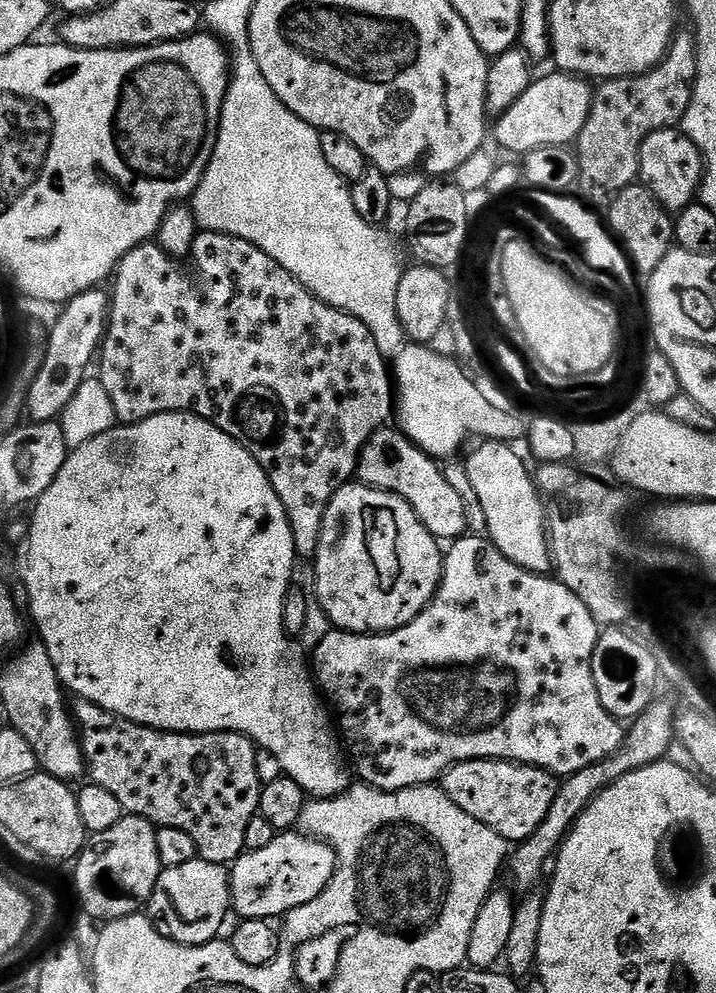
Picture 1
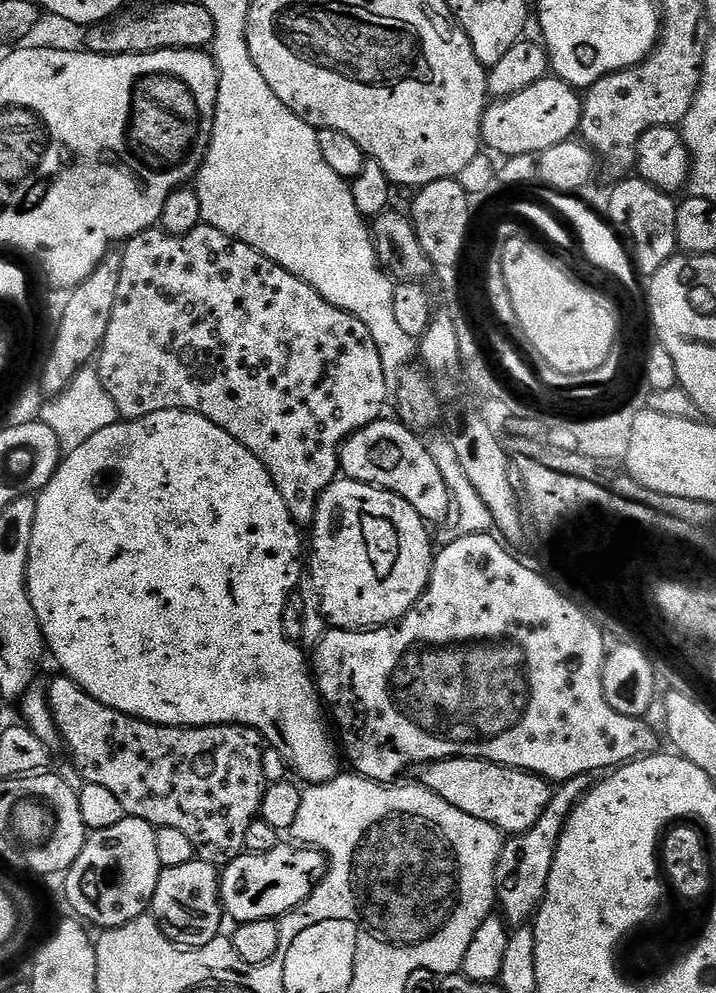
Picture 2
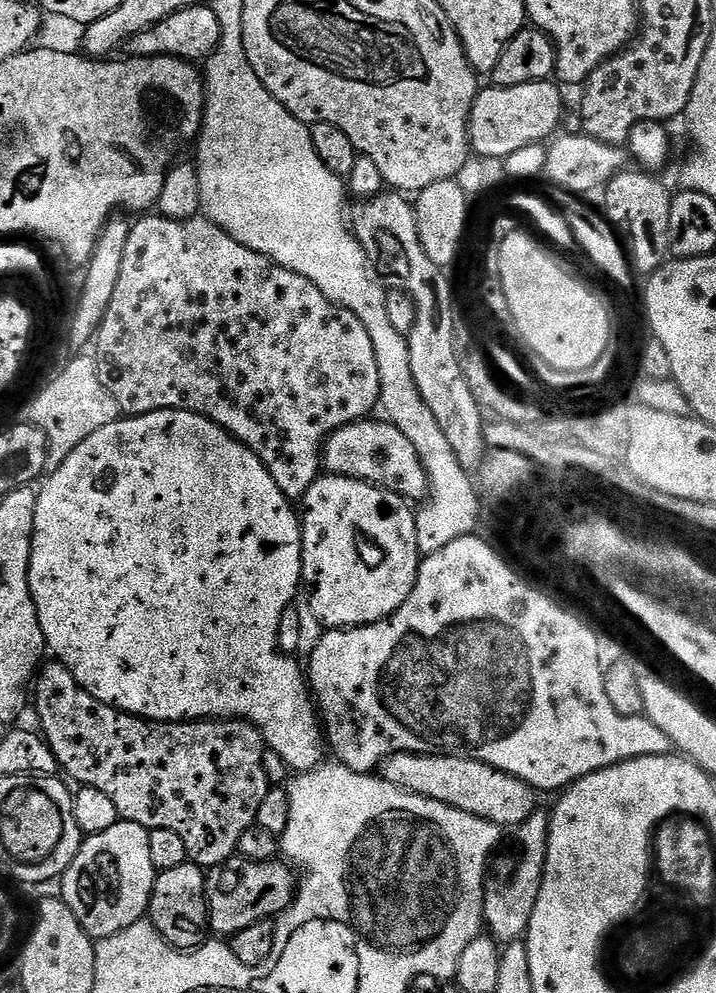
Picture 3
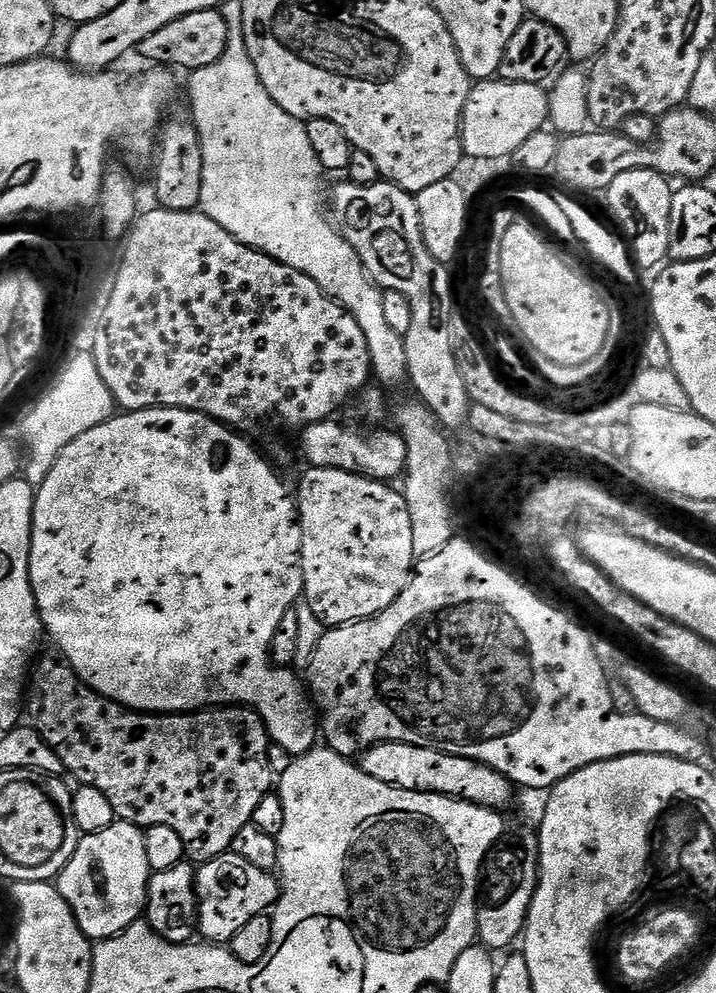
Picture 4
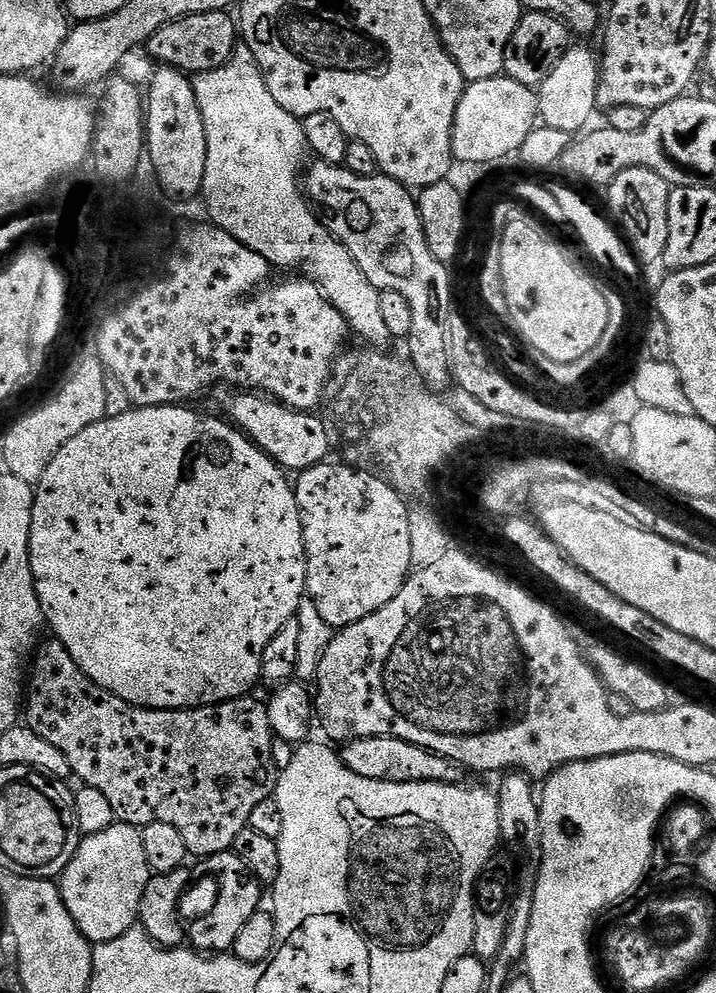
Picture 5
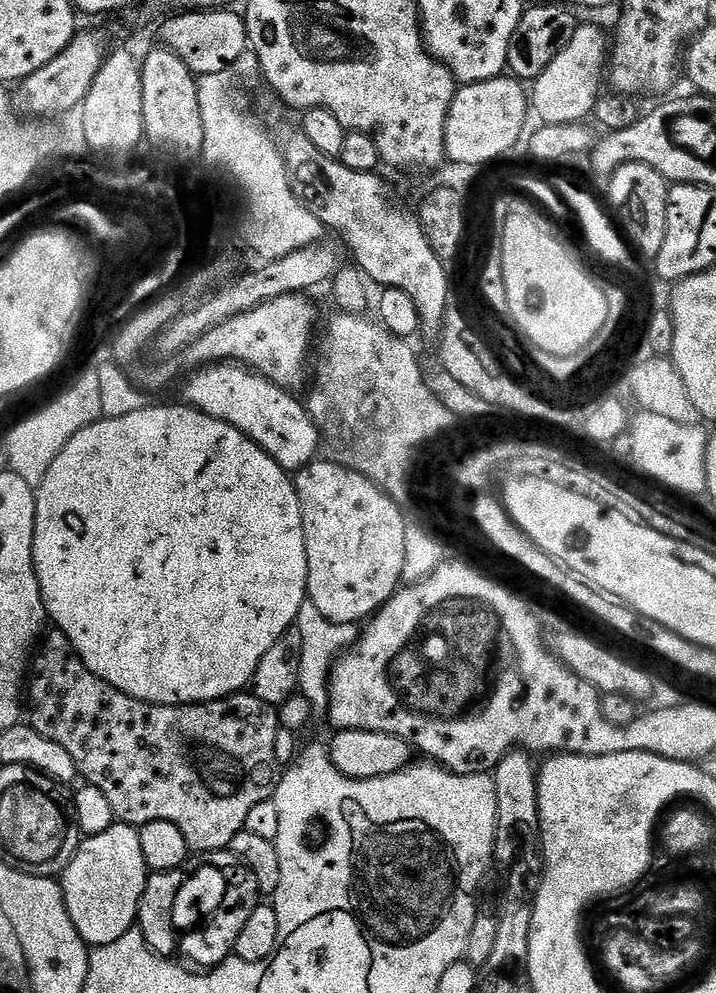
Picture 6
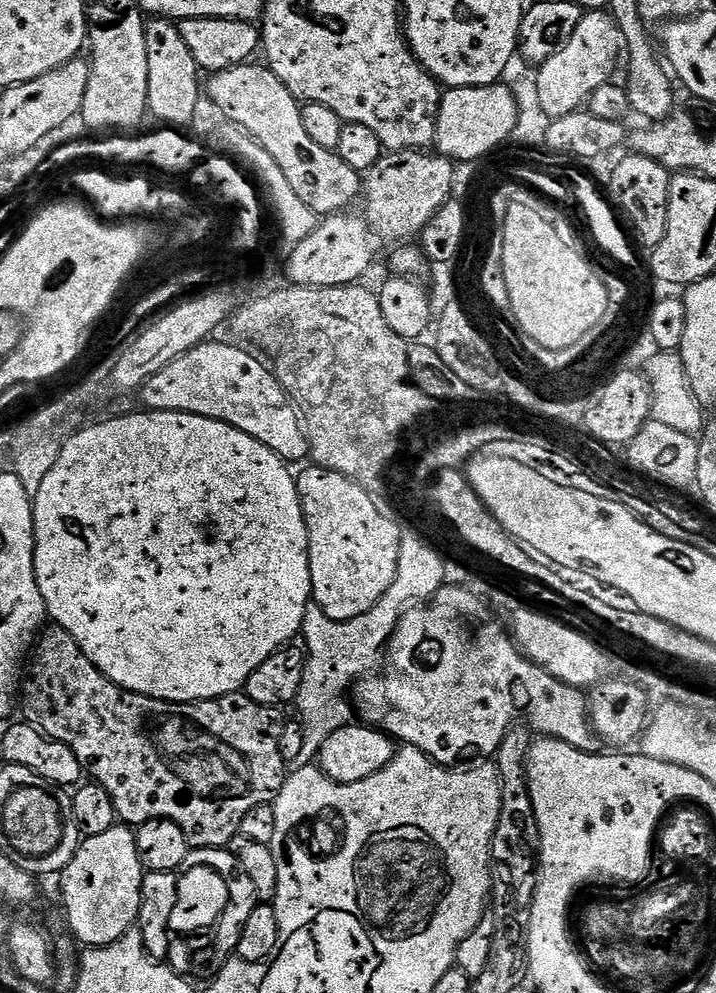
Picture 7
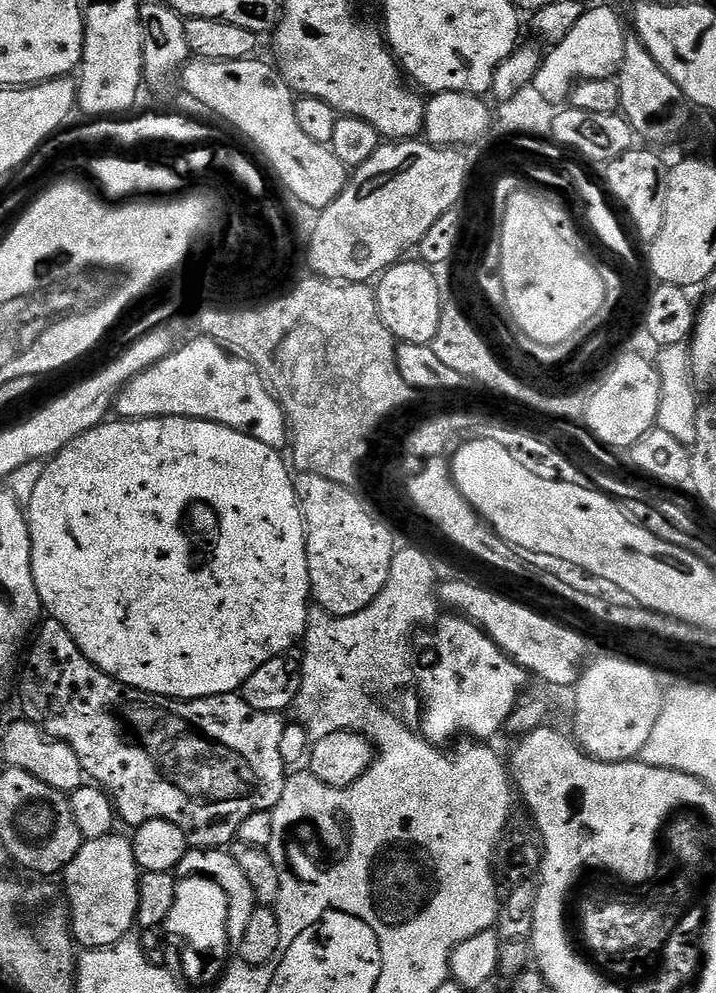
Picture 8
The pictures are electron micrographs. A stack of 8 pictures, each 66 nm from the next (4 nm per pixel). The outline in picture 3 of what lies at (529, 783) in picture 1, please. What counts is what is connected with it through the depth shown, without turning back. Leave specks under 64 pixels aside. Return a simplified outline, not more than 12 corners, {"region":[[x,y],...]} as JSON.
{"region":[[396,752],[378,772],[502,830],[535,788],[469,756]]}

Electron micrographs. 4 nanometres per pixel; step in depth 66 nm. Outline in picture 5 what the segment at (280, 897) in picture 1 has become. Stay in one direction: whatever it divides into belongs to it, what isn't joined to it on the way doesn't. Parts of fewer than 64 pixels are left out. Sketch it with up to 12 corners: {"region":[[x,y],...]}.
{"region":[[231,851],[201,859],[218,874],[214,908],[187,925],[201,954],[231,953],[261,911],[262,885]]}

